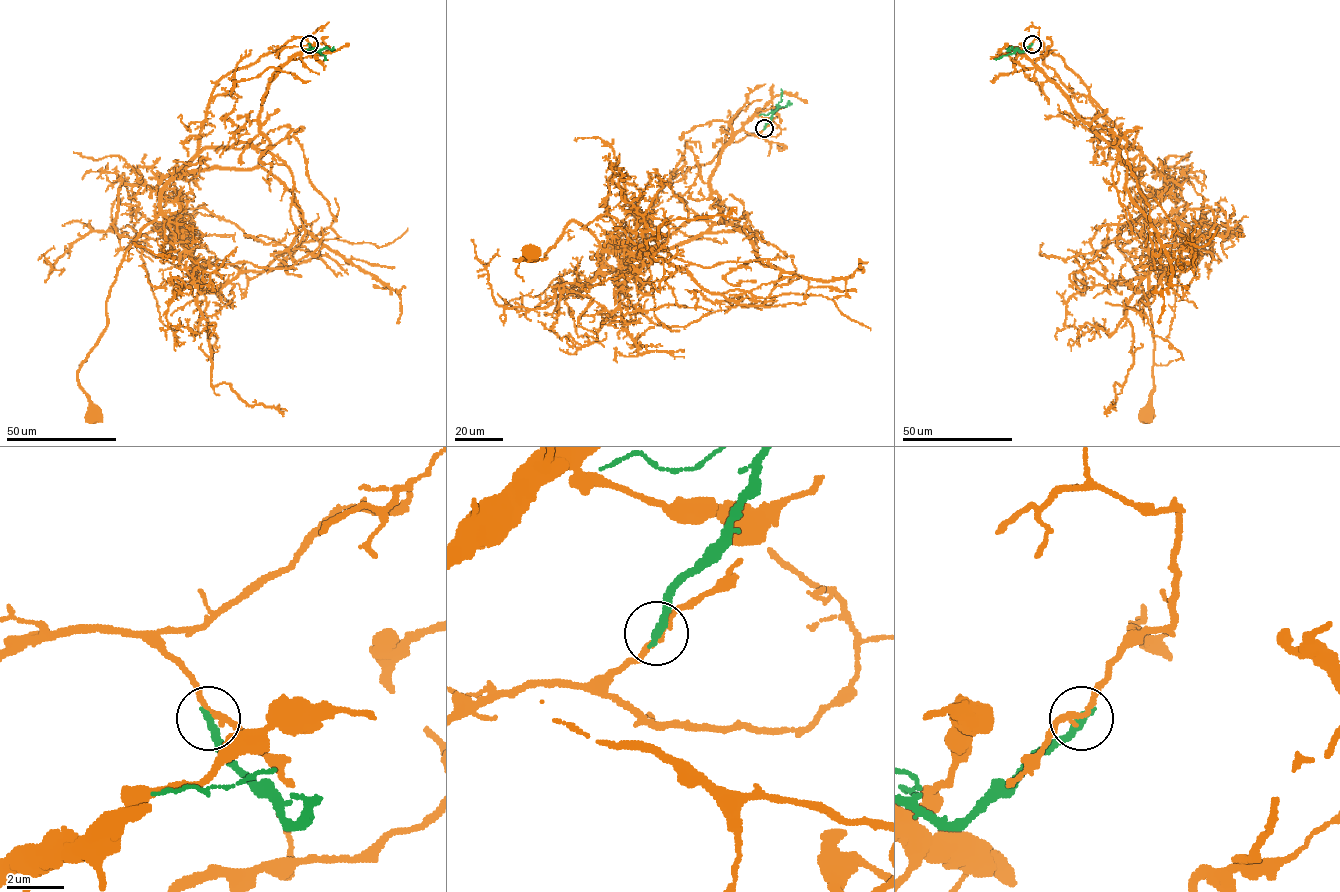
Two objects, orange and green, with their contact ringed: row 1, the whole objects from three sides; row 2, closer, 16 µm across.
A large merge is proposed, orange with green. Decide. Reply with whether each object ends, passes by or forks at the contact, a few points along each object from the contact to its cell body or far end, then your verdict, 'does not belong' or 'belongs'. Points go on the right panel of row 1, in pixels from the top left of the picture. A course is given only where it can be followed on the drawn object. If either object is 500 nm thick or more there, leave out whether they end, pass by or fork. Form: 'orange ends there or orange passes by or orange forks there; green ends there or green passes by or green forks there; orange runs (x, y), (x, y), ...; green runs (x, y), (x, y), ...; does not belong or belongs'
orange passes by; green ends there; orange runs (1031, 44), (1037, 38), (1044, 51), (1058, 54), (1165, 179), (1117, 241), (1150, 311), (1149, 416); green runs (1031, 44), (1022, 52), (1016, 50), (995, 58); does not belong

